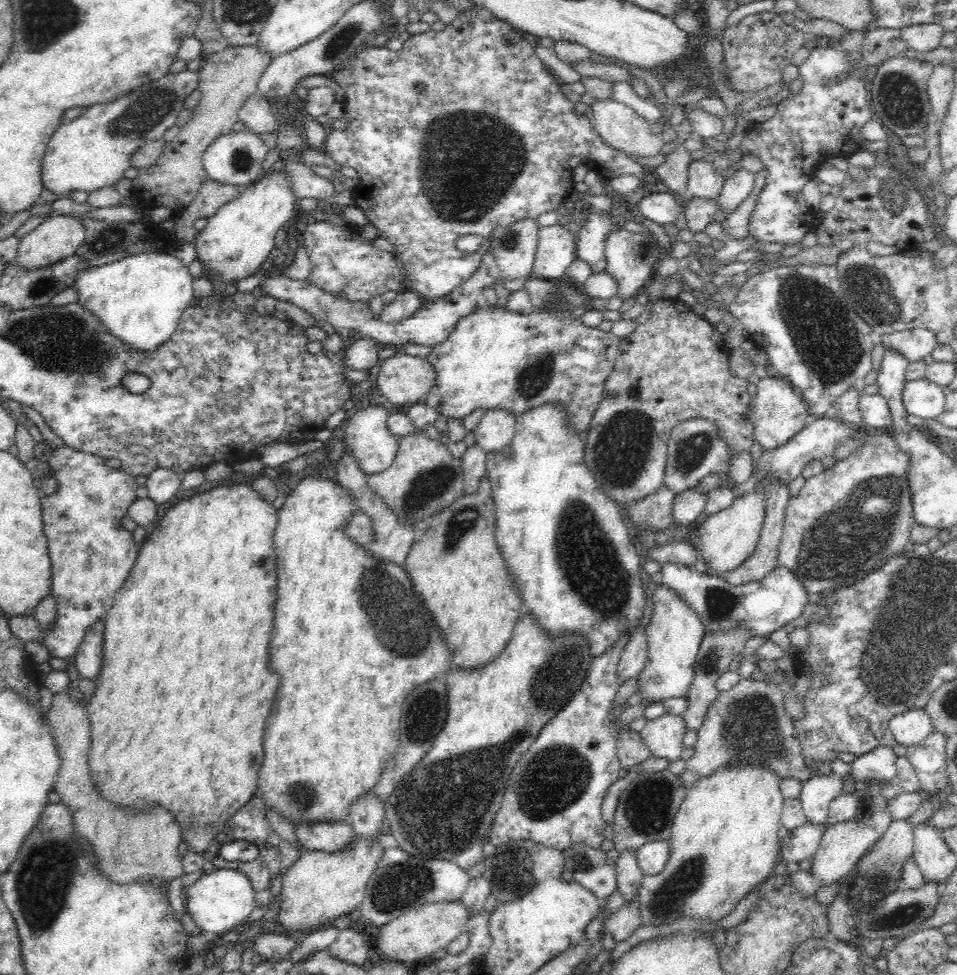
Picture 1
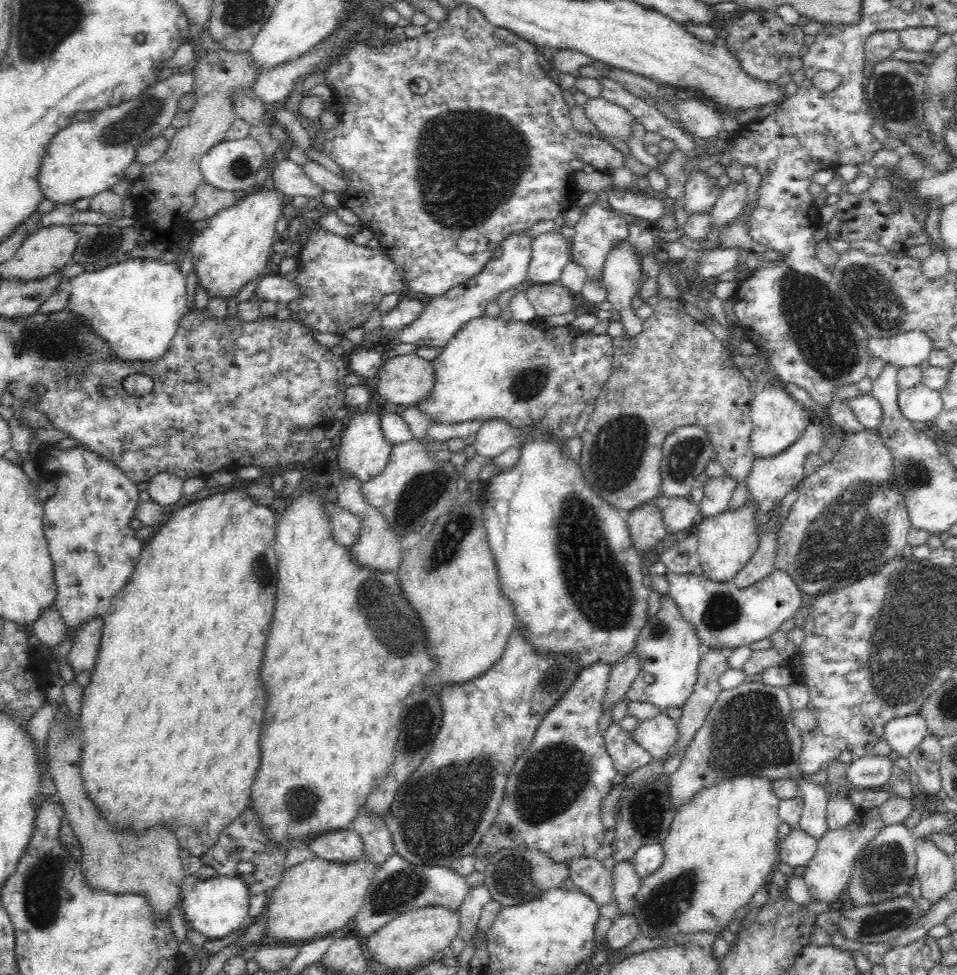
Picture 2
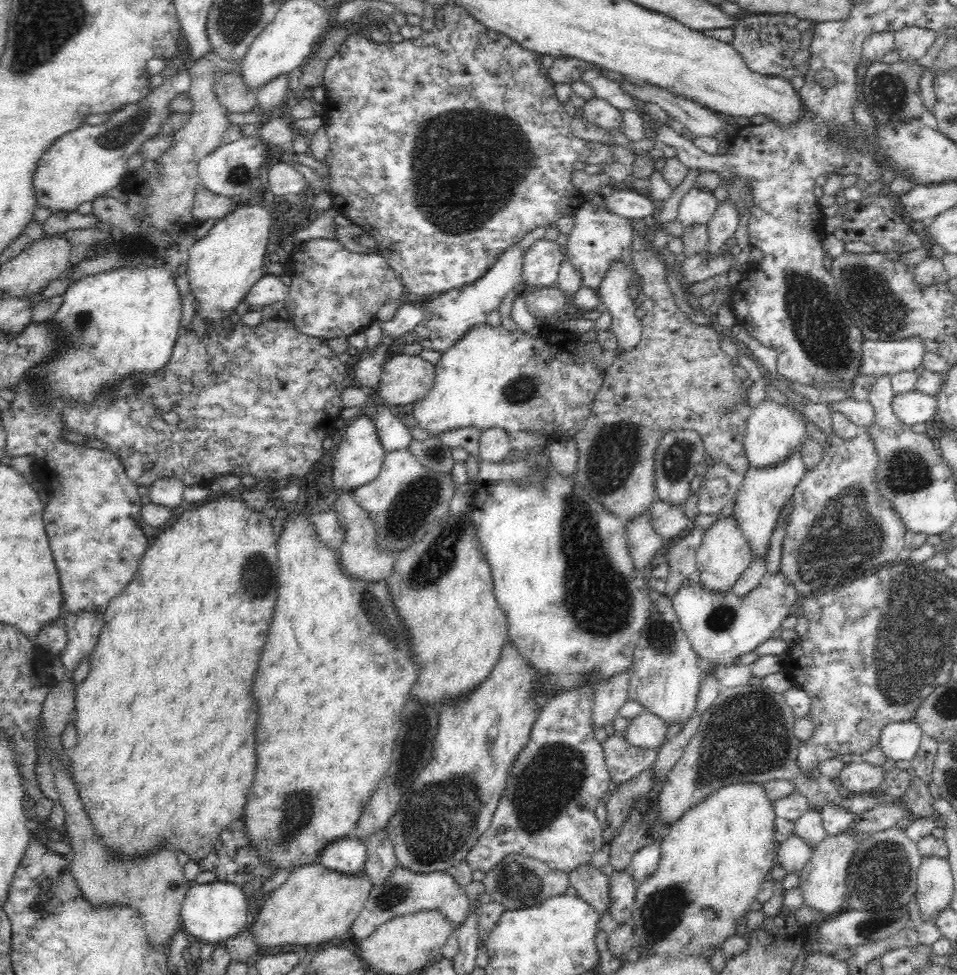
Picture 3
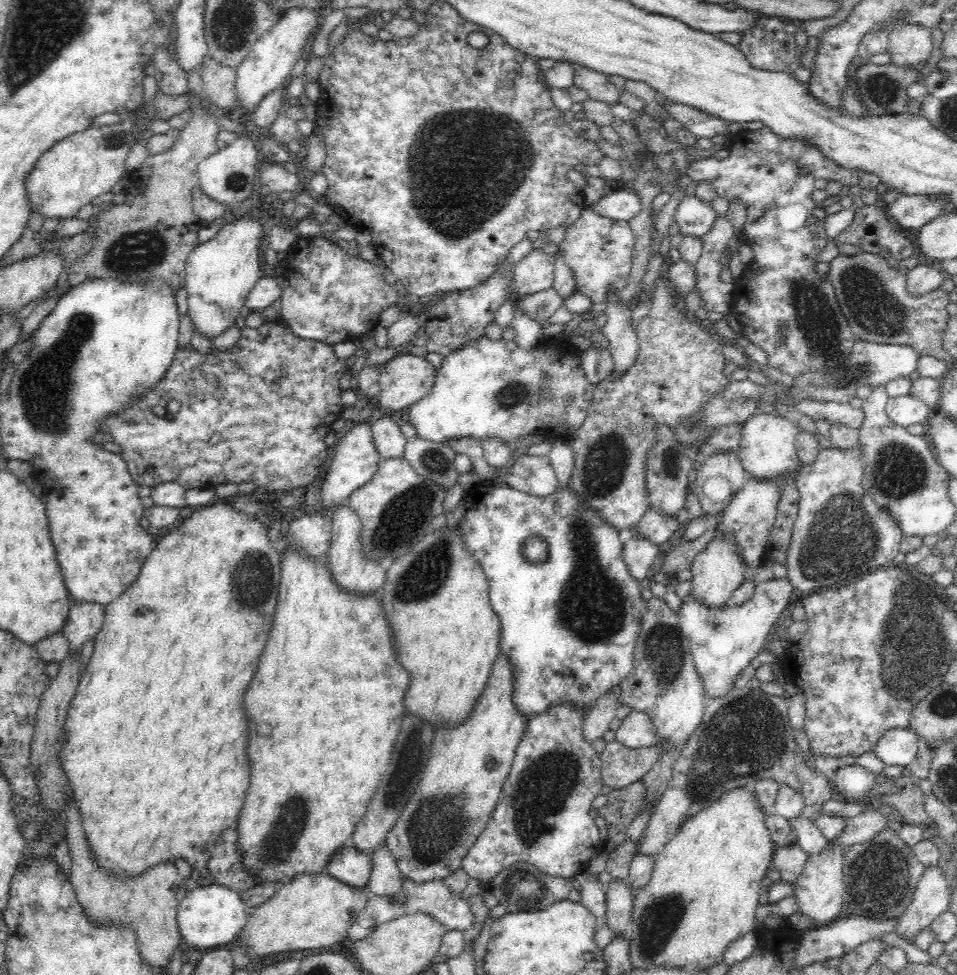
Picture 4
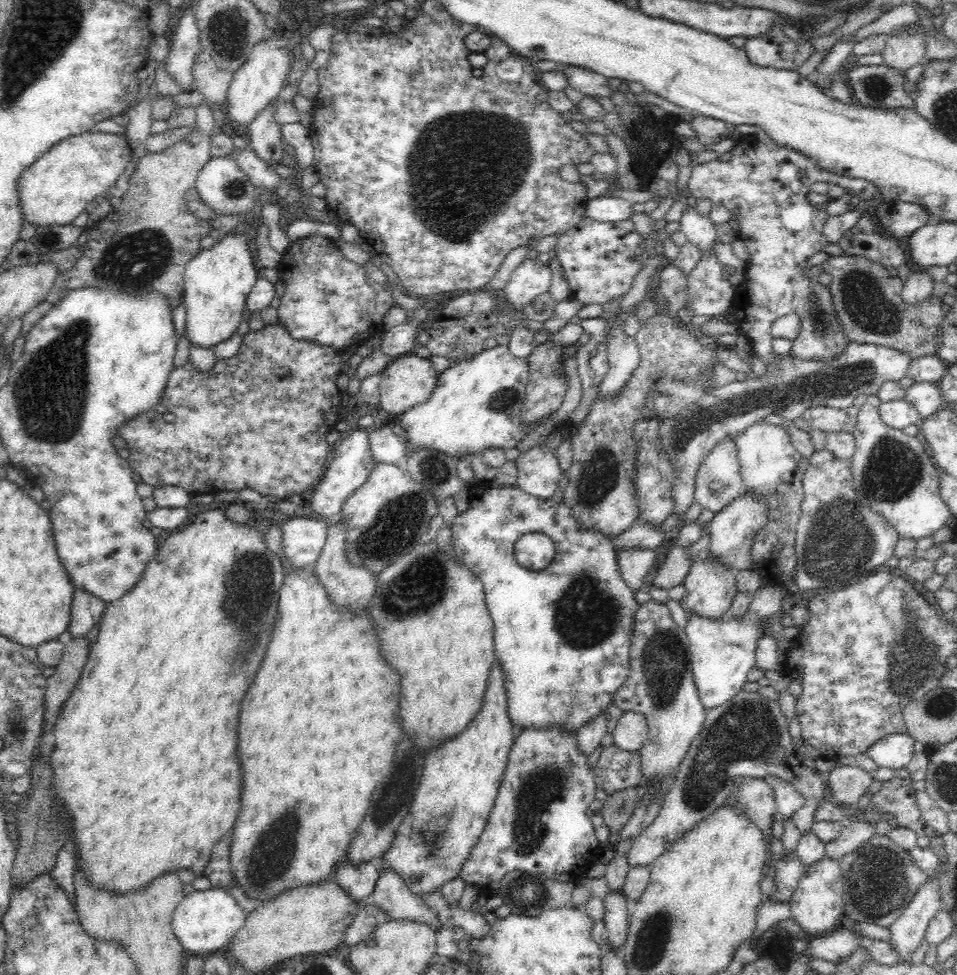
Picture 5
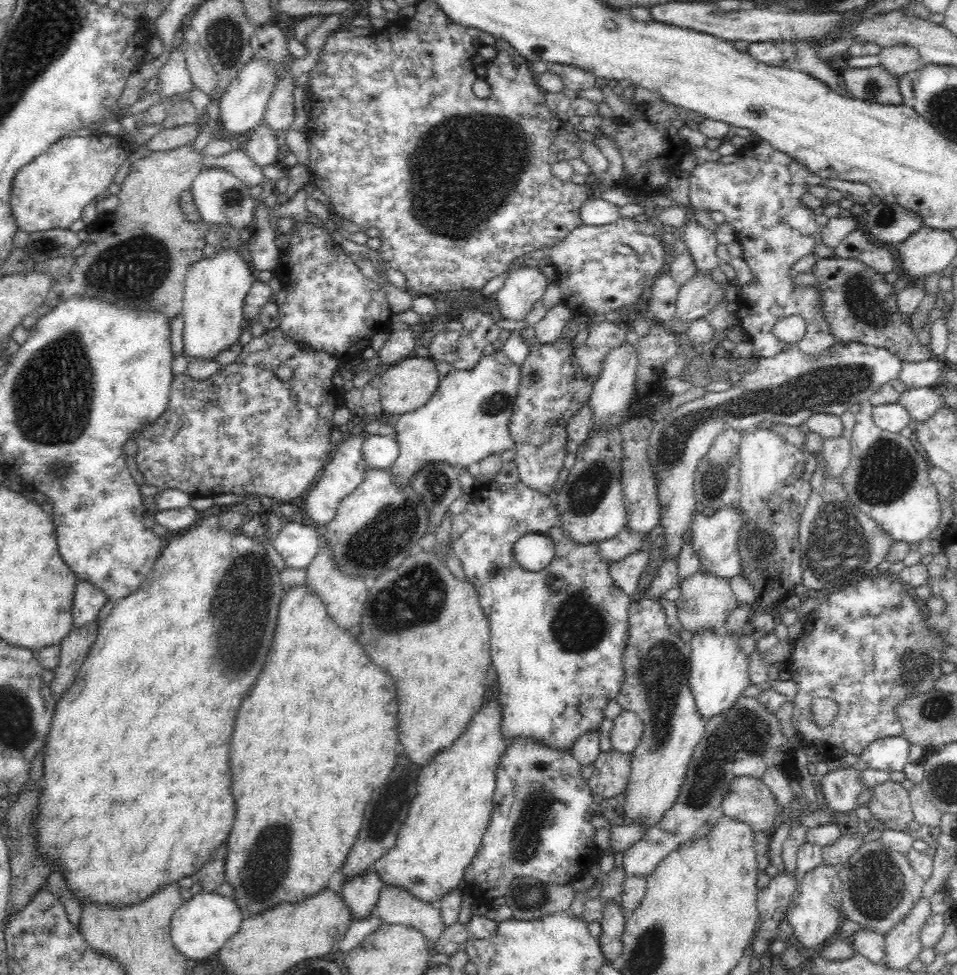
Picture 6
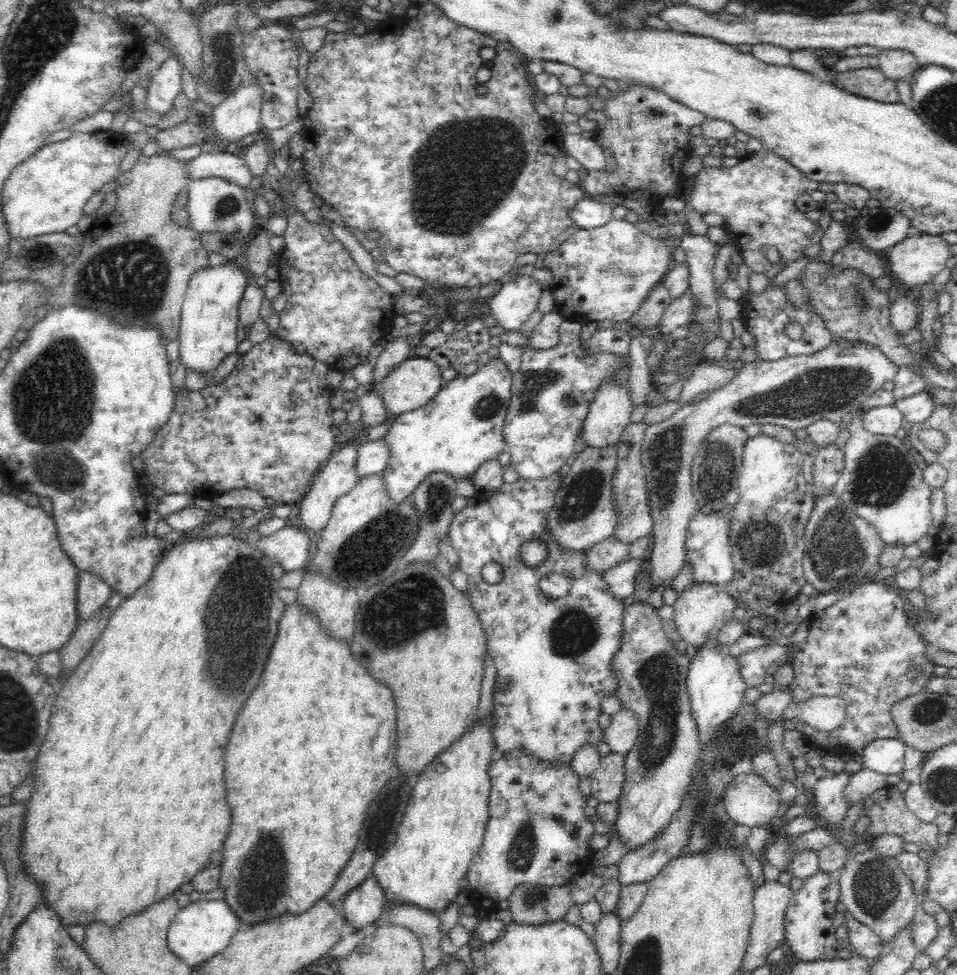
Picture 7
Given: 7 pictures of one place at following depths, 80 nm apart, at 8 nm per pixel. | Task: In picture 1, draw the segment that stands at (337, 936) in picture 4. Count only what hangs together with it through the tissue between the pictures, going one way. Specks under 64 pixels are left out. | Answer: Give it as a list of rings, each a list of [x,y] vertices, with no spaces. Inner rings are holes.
[[[380,824],[376,836],[354,834],[352,844],[346,848],[340,848],[336,852],[324,852],[323,850],[306,850],[297,858],[296,862],[285,872],[284,884],[280,901],[280,913],[278,914],[278,924],[288,930],[288,932],[310,933],[312,930],[324,927],[328,922],[339,919],[345,914],[352,913],[366,896],[370,878],[384,854],[384,844],[381,841],[385,835],[391,834],[389,824]]]

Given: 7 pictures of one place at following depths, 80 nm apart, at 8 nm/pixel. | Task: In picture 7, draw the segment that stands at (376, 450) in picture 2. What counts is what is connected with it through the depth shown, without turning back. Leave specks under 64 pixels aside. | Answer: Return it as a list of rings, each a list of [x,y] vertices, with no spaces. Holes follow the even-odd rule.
[[[353,442],[348,443],[338,451],[332,451],[329,459],[314,475],[309,489],[296,503],[300,510],[300,527],[316,536],[328,524],[336,501],[342,495],[348,494],[360,478],[356,472],[356,459],[357,446]]]

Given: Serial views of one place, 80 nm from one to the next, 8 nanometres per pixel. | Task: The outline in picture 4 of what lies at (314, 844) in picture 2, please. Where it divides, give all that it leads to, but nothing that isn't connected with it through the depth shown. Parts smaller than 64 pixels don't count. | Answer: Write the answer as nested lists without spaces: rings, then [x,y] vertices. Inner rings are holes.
[[[342,846],[330,856],[325,866],[332,877],[336,877],[352,887],[366,887],[369,882],[372,859],[369,854],[360,852],[355,846]]]

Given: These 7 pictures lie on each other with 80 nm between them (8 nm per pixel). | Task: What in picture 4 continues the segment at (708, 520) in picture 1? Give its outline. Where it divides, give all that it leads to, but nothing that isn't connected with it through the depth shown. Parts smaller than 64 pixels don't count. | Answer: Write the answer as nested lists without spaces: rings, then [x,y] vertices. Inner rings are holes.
[[[715,530],[714,538],[702,551],[694,556],[691,562],[691,594],[697,596],[706,606],[722,606],[731,600],[732,592],[738,588],[744,578],[746,566],[736,541],[725,530]]]

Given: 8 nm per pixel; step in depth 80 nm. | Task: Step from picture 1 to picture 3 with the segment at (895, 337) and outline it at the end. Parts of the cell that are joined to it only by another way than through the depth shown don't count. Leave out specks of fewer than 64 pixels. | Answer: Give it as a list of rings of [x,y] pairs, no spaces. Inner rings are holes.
[[[909,337],[899,340],[869,340],[862,344],[863,359],[858,378],[866,374],[886,374],[894,376],[902,370],[915,370],[922,364],[928,350],[924,349],[920,337]]]

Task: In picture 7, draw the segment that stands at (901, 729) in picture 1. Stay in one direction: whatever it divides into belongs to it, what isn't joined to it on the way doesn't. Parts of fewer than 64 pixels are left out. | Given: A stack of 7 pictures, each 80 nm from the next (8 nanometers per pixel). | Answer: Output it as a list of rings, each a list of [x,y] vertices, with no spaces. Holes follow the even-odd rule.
[[[884,738],[866,745],[858,757],[864,768],[884,774],[902,773],[906,754],[906,745],[897,738]]]

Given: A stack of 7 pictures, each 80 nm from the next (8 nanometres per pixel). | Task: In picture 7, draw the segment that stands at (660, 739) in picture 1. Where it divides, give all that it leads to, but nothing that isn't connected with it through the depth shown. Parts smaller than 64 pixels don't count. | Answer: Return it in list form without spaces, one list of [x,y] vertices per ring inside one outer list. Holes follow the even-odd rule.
[[[623,708],[611,716],[610,726],[603,731],[603,741],[610,745],[611,752],[625,756],[636,745],[638,735],[637,714],[633,710]]]

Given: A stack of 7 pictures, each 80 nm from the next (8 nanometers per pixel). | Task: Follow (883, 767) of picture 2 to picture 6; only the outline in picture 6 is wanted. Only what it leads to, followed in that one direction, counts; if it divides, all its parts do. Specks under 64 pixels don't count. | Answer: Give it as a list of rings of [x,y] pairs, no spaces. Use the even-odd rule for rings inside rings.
[[[854,767],[828,771],[818,783],[822,787],[822,796],[833,812],[852,811],[857,806],[858,795],[865,790],[862,772]]]

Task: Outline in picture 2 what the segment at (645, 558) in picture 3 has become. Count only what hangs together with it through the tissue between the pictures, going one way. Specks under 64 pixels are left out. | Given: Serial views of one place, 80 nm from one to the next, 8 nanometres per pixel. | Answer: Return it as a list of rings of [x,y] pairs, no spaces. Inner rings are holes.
[[[657,497],[644,502],[625,514],[634,549],[639,553],[651,549],[662,538],[669,539],[661,510],[656,506],[656,499]]]

